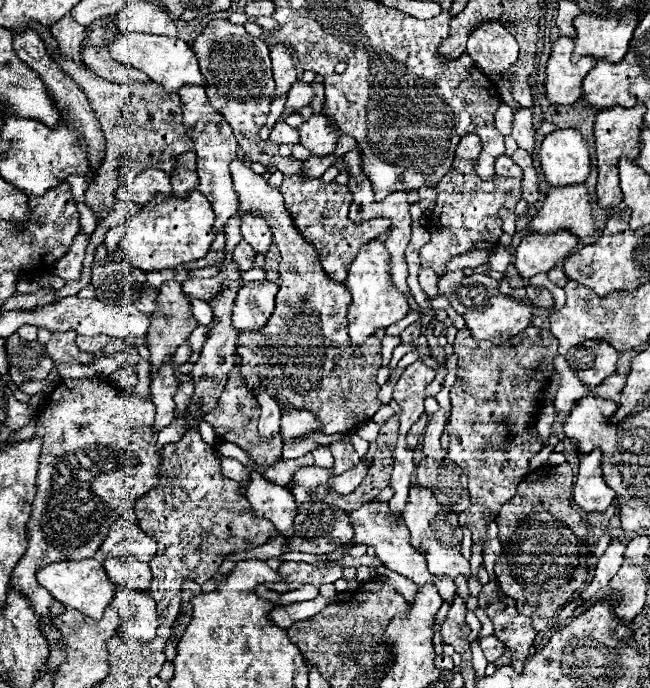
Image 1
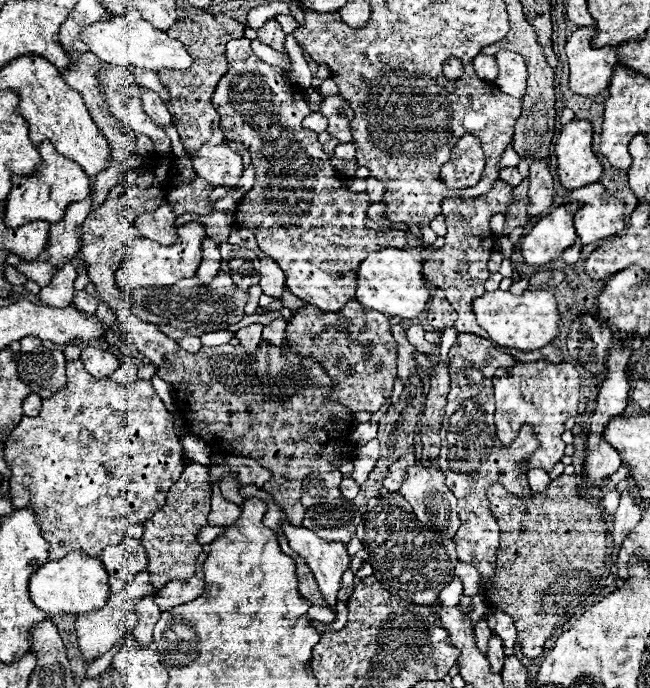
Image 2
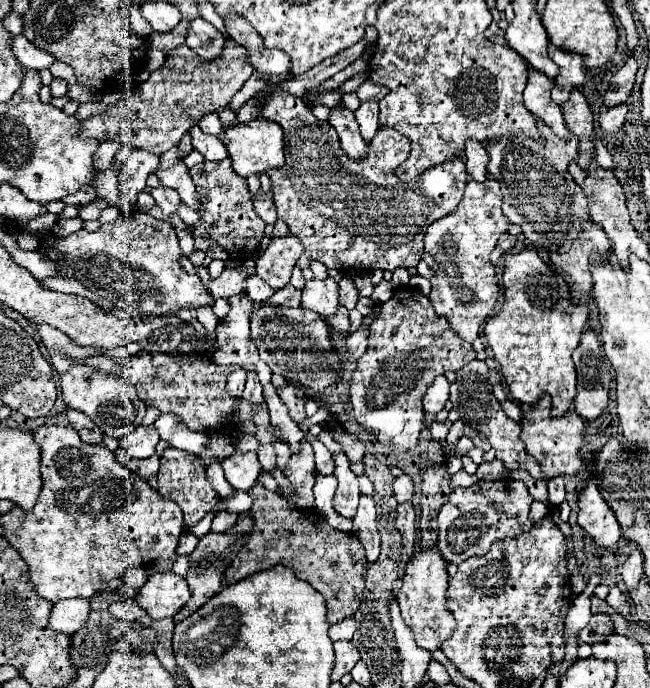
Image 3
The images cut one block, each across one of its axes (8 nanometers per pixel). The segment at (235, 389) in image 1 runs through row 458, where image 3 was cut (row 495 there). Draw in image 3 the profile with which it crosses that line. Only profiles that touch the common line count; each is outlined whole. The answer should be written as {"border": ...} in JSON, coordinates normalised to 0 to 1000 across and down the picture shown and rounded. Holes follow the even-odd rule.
{"border":[[[394,703],[385,718],[391,721],[391,776],[378,785],[378,791],[360,811],[360,820],[348,826],[345,843],[357,849],[397,828],[415,828],[428,820],[443,823],[462,843],[471,843],[498,866],[505,904],[514,907],[508,910],[508,930],[542,930],[548,919],[548,901],[535,895],[545,895],[554,881],[560,863],[560,834],[566,826],[560,794],[554,791],[554,785],[545,776],[514,770],[486,741],[477,744],[452,738],[443,727],[437,727],[437,721],[431,721],[428,715],[412,715],[403,703]]]}

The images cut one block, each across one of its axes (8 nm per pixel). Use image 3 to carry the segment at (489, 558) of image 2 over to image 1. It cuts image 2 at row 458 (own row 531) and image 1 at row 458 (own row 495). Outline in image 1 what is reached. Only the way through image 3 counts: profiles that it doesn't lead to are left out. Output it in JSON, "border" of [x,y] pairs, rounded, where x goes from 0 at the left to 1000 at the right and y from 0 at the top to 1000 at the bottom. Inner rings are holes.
{"border":[[[812,474],[788,494],[775,500],[754,500],[751,494],[729,494],[723,483],[705,480],[698,512],[705,517],[705,552],[692,564],[695,602],[692,602],[692,648],[689,663],[714,683],[720,692],[723,712],[723,738],[705,747],[708,765],[720,765],[726,770],[729,788],[748,788],[748,765],[763,756],[772,733],[778,733],[794,718],[794,703],[812,689],[815,666],[831,657],[834,645],[818,634],[825,631],[822,602],[825,584],[831,578],[834,564],[849,547],[849,523],[855,517],[858,494],[846,485],[846,480]]]}

